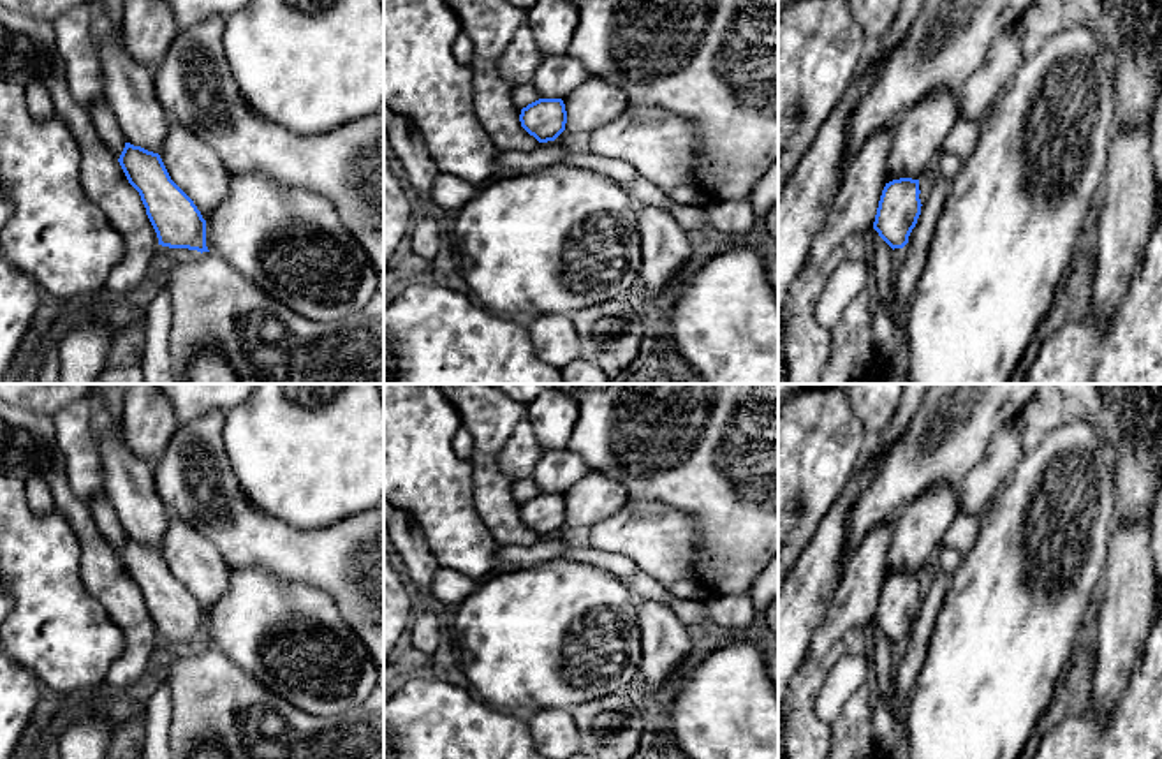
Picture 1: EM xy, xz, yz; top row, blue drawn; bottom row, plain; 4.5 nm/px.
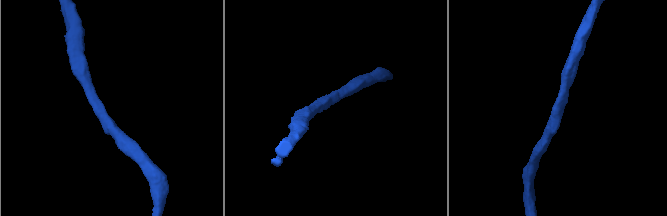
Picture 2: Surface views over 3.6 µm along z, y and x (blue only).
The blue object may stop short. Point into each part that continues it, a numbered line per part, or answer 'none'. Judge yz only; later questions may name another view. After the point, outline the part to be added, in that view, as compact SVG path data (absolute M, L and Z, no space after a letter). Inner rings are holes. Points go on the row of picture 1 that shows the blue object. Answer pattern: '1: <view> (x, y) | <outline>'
1: yz (919, 132) | M935 90L903 113L889 148L886 183L919 180L958 118L958 92L952 90Z

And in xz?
1: xz (594, 103) | M586 77L563 99L567 111L567 132L593 132L616 120L627 109L623 92L606 79Z

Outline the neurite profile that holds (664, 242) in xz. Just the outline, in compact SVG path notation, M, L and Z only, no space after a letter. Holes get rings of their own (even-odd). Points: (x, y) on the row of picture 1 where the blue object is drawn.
M636 204L641 234L639 282L650 294L662 294L690 257L687 229L671 211L651 204Z

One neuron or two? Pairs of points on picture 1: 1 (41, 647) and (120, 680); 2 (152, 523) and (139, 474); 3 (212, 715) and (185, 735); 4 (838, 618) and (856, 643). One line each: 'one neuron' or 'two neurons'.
1: two neurons
2: one neuron
3: one neuron
4: two neurons

